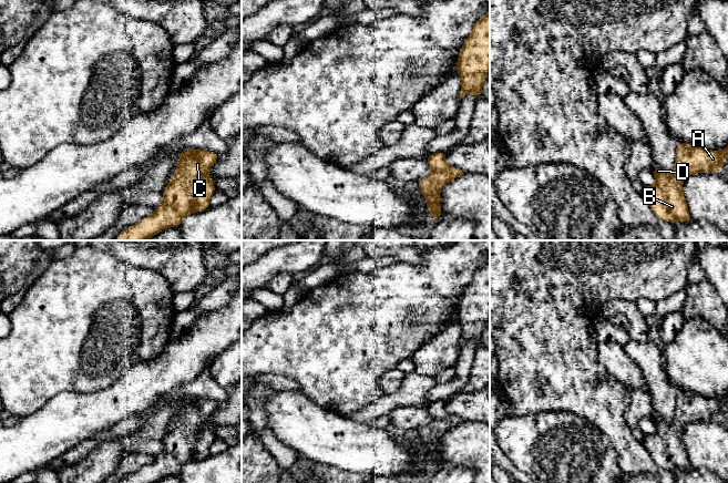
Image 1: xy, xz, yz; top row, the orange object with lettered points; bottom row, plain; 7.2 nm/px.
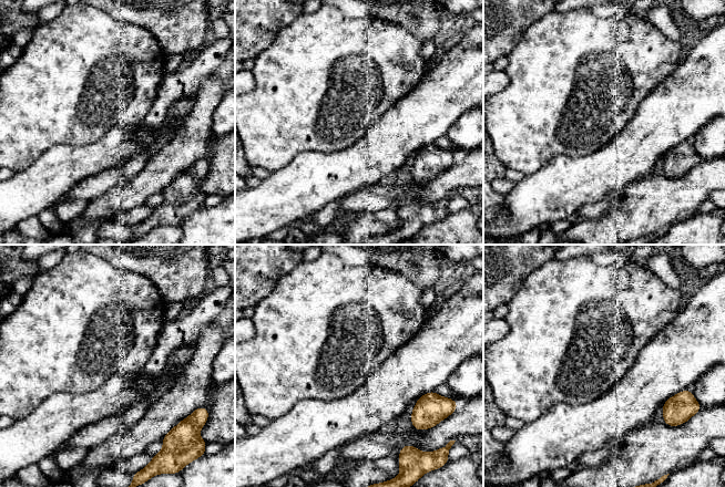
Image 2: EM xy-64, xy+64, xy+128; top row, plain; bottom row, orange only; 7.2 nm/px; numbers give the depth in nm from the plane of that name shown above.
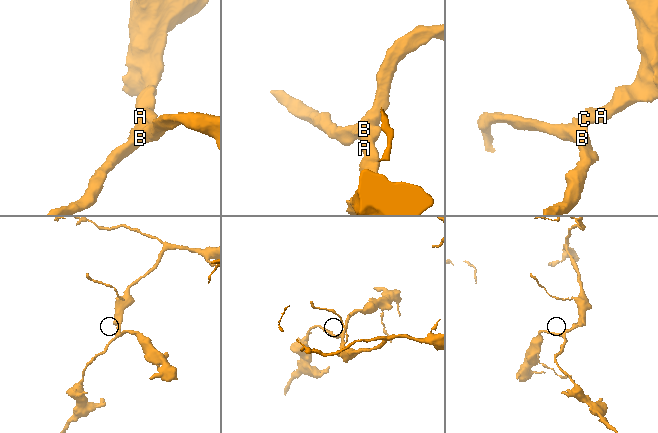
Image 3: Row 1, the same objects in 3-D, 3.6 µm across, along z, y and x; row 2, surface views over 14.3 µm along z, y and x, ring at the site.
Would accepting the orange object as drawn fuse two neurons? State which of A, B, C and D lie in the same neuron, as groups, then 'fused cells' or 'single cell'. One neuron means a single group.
A B C D | single cell

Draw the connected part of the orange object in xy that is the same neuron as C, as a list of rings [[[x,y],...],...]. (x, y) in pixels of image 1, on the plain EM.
[[[182,398],[176,422],[164,436],[163,450],[155,455],[154,462],[119,483],[155,483],[165,476],[178,475],[188,462],[207,458],[216,436],[206,423],[218,405],[214,400]]]

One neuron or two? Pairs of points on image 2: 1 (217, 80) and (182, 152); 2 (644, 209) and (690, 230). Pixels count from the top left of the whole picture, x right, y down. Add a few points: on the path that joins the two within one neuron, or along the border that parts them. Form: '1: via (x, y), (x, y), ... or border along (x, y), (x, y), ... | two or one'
1: via (208, 97), (194, 134) | one
2: border along (697, 213), (670, 226) | two

